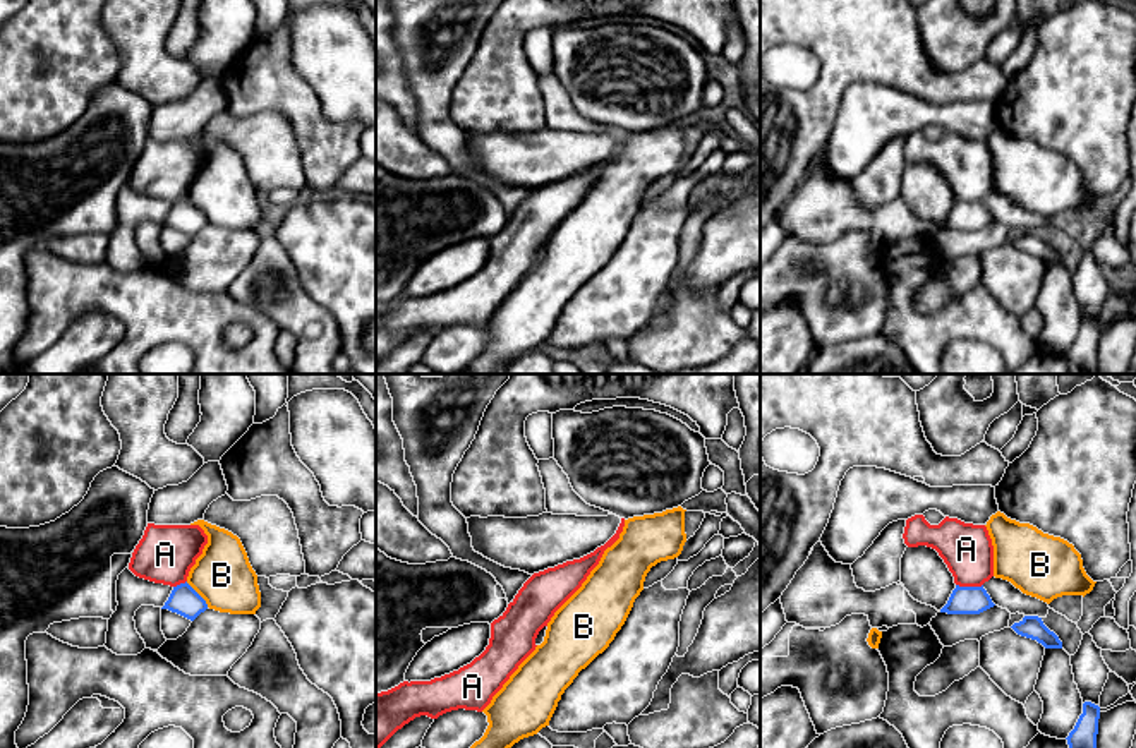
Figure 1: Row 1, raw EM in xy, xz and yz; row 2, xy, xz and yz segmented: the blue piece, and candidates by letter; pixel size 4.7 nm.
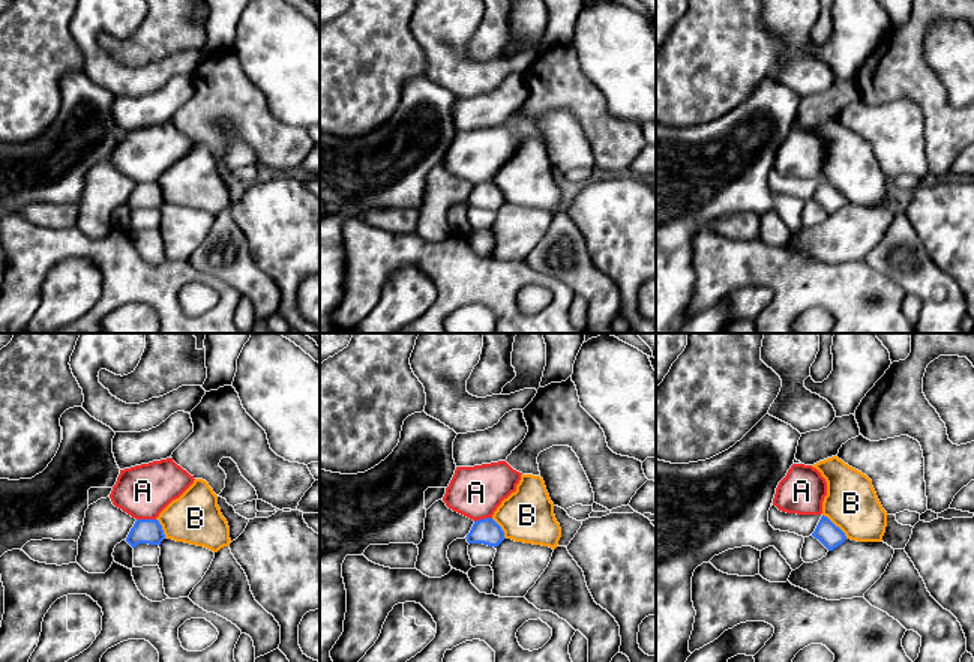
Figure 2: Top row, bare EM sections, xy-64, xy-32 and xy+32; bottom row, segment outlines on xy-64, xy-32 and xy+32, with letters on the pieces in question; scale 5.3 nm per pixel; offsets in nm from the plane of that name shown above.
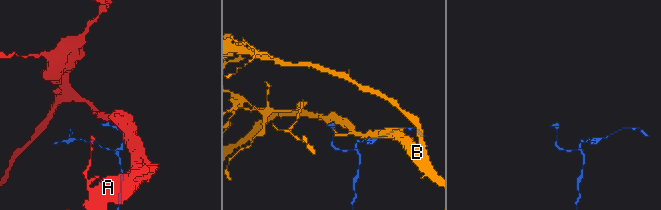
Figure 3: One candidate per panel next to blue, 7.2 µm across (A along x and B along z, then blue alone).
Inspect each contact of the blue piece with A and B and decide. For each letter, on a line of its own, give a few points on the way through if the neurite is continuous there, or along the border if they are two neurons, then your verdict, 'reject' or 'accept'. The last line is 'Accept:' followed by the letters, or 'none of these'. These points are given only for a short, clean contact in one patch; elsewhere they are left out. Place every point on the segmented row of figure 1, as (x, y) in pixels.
A: along yz (956, 584), (982, 585) | reject
B: reject
Accept: none of these

